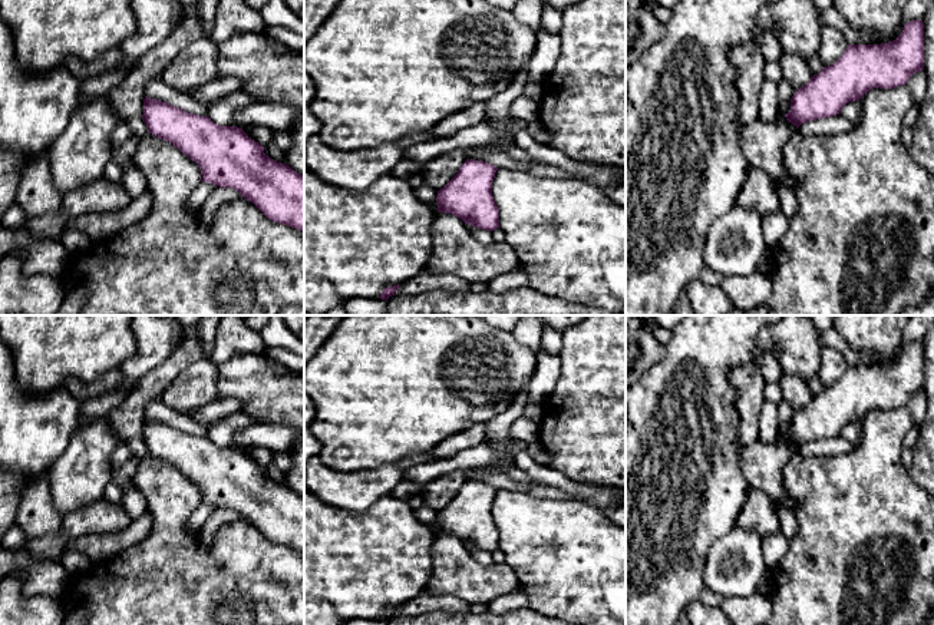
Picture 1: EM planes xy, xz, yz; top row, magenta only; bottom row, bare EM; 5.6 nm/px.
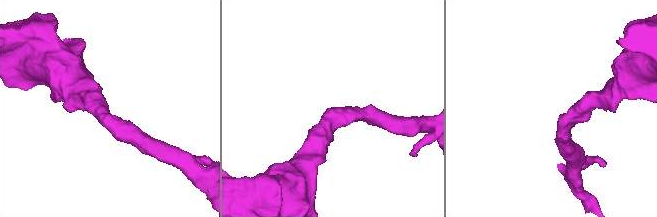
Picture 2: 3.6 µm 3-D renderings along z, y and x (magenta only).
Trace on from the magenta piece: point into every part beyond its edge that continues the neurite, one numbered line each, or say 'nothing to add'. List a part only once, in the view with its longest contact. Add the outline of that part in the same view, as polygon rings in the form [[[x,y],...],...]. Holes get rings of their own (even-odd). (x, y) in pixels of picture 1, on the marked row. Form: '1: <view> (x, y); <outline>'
nothing to add

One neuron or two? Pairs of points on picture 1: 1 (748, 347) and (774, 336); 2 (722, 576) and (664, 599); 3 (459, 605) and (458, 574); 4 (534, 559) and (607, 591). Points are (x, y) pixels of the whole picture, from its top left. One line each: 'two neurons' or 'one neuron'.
1: two neurons
2: two neurons
3: two neurons
4: one neuron

